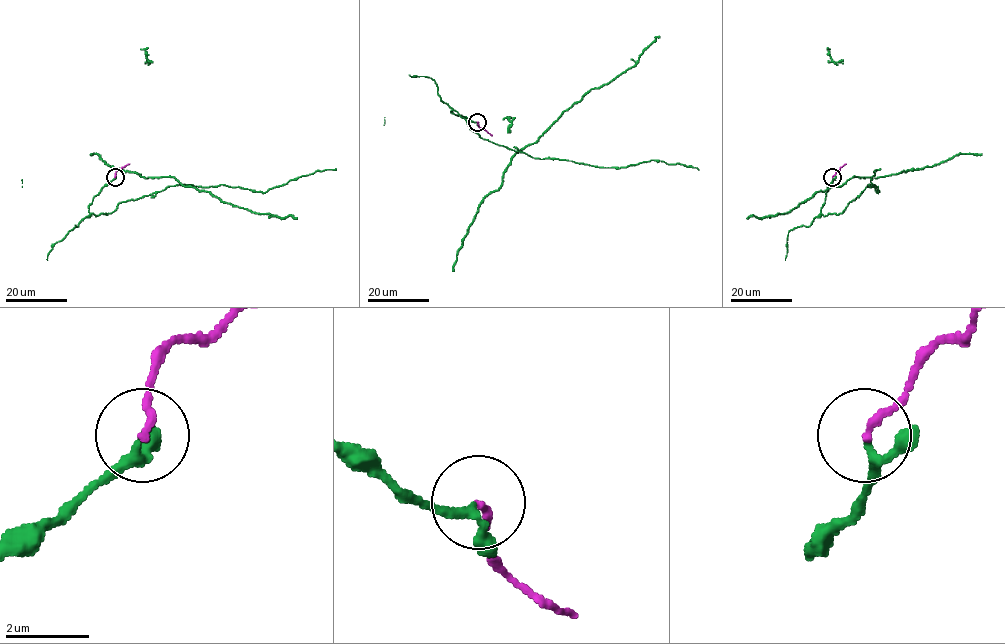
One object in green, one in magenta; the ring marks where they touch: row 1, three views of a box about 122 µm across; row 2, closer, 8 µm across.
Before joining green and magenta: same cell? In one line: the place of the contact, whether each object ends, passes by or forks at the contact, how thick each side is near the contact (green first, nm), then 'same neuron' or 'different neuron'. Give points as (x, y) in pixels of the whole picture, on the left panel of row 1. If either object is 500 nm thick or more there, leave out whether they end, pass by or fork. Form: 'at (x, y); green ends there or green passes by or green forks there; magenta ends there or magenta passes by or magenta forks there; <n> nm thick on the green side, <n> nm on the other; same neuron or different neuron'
at (115, 177); green passes by; magenta ends there; 180 nm thick on the green side, 180 nm on the other; same neuron

